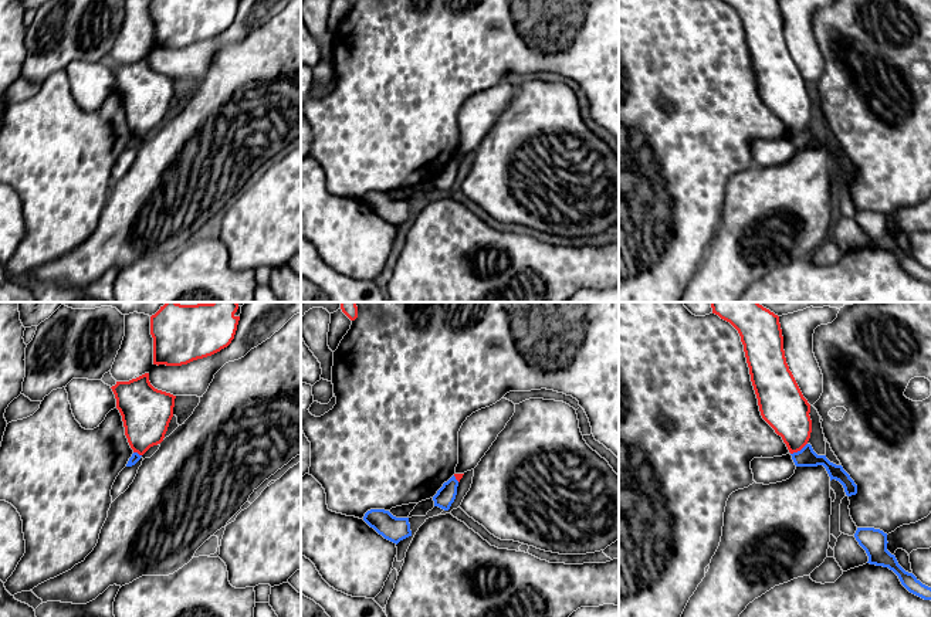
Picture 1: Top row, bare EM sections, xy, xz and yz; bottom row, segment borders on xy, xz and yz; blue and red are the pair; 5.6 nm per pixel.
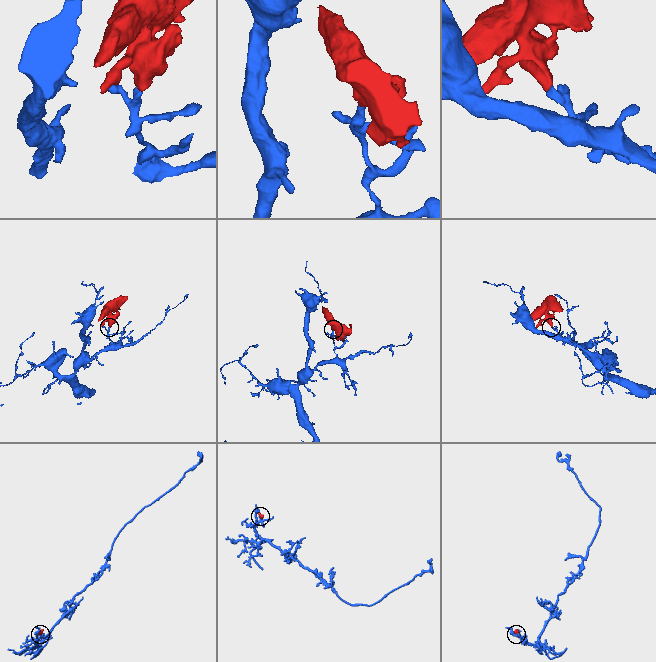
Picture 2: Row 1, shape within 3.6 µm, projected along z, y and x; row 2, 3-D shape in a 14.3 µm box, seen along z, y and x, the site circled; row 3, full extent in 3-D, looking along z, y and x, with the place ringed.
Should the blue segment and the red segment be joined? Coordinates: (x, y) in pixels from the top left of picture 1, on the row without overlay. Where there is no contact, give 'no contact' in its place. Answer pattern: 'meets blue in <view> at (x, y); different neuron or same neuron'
meets blue in yz at (798, 134); different neuron

